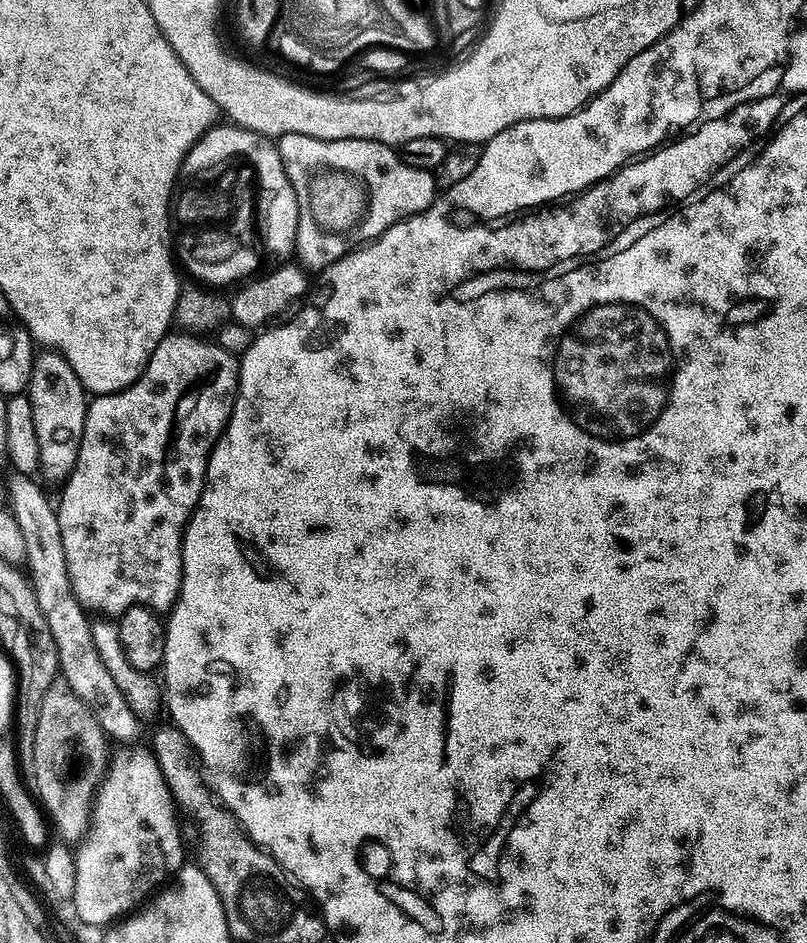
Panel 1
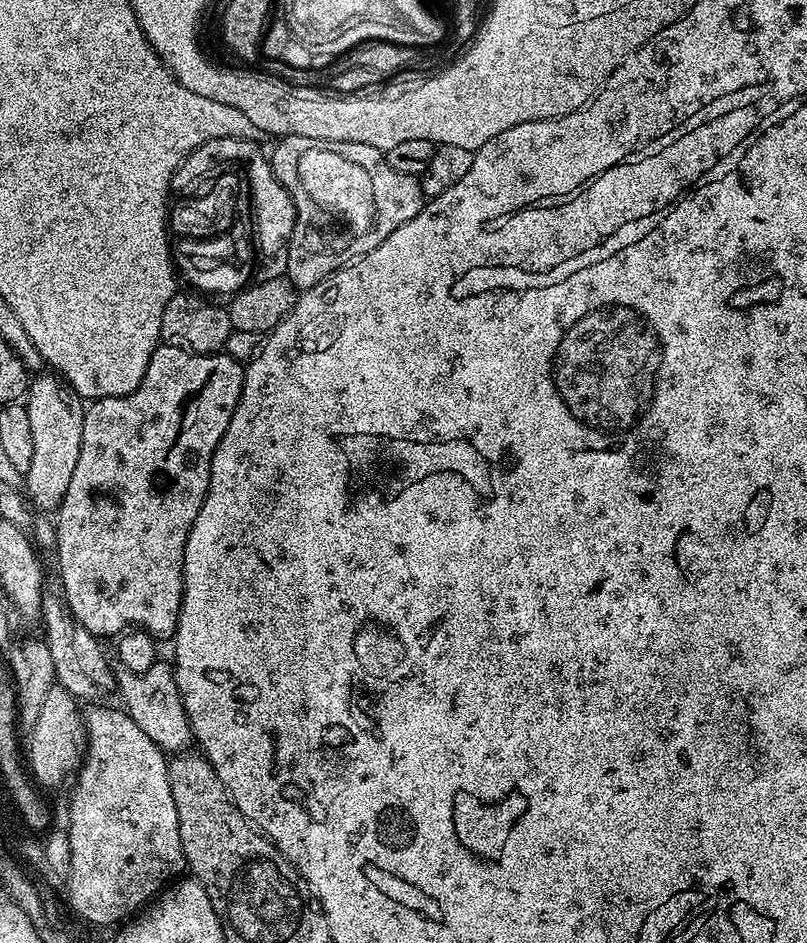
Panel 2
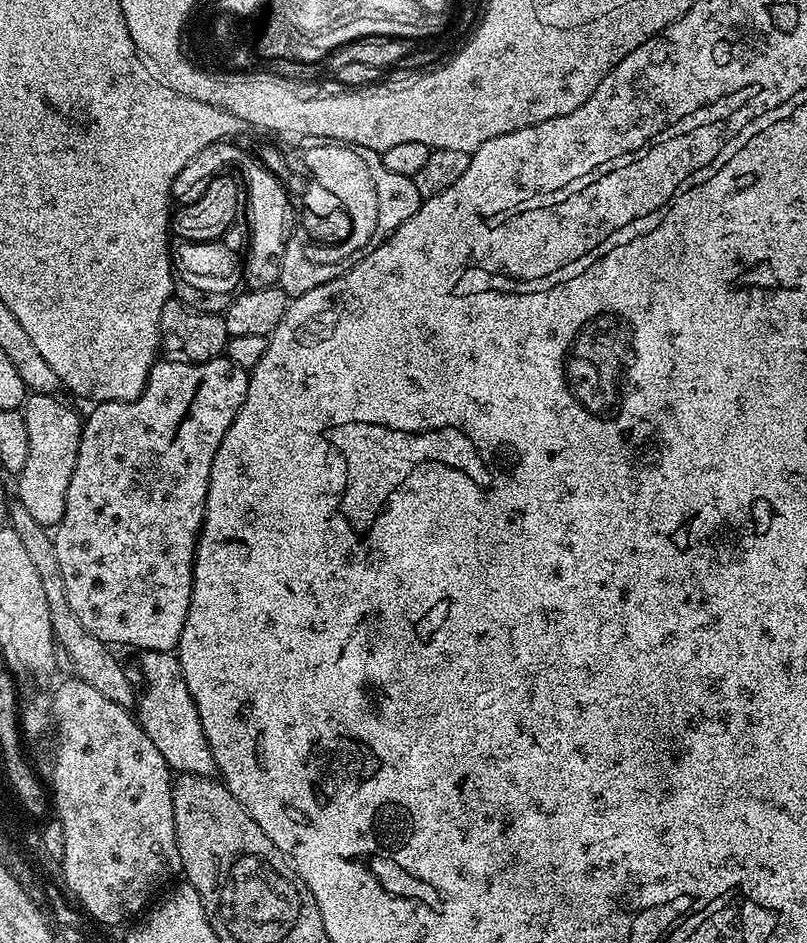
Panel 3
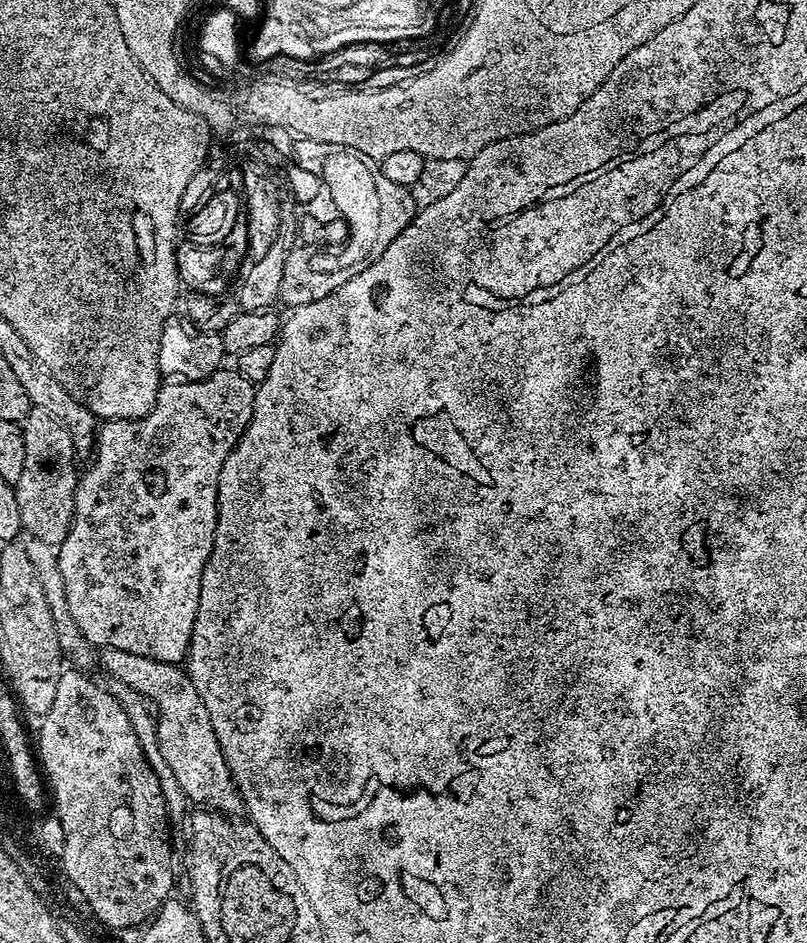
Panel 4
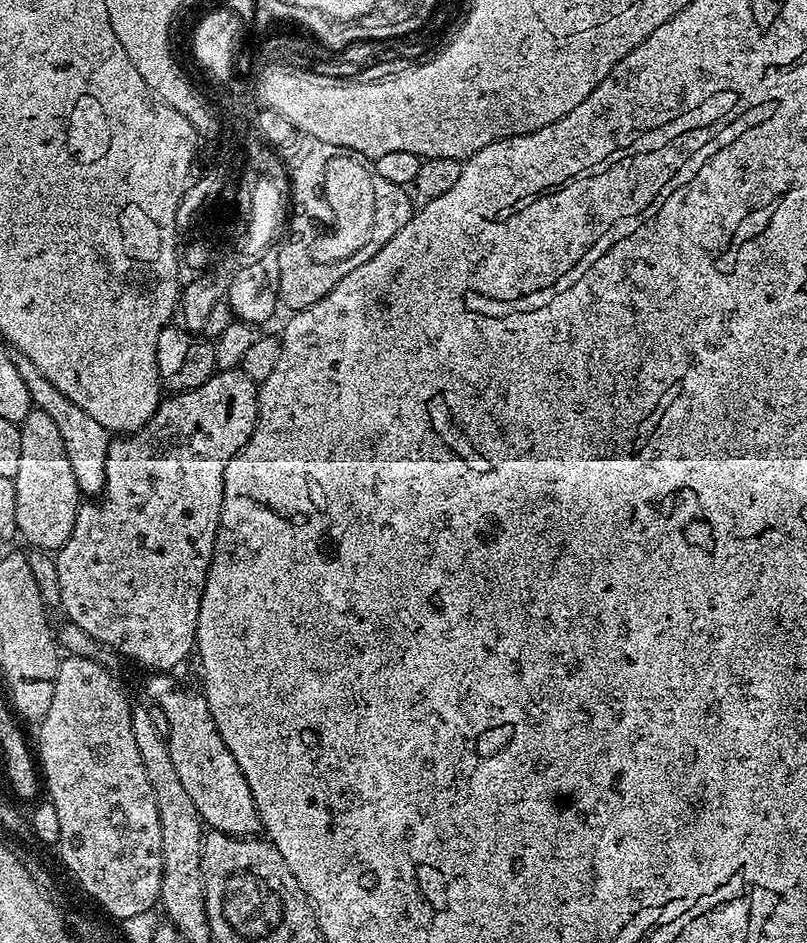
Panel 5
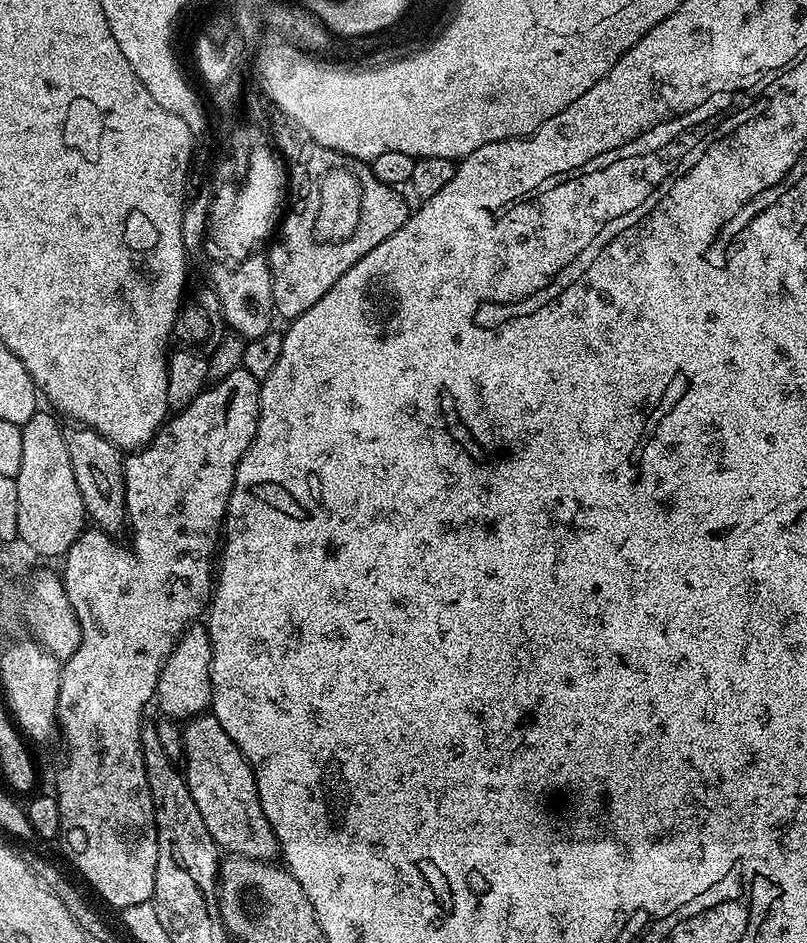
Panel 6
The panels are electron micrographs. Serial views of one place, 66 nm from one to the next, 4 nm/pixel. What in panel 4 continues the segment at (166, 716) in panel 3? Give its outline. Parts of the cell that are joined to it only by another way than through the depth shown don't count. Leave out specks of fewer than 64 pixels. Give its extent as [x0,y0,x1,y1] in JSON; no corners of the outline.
[98,647,243,815]

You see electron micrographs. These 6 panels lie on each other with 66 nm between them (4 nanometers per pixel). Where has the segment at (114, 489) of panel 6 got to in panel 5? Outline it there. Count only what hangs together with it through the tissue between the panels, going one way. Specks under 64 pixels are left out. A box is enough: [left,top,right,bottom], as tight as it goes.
[12,351,110,498]

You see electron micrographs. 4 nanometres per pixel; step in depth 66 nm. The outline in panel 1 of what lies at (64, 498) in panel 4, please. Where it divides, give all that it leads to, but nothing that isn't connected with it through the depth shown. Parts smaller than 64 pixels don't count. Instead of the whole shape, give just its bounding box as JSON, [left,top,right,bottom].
[27,350,89,485]

